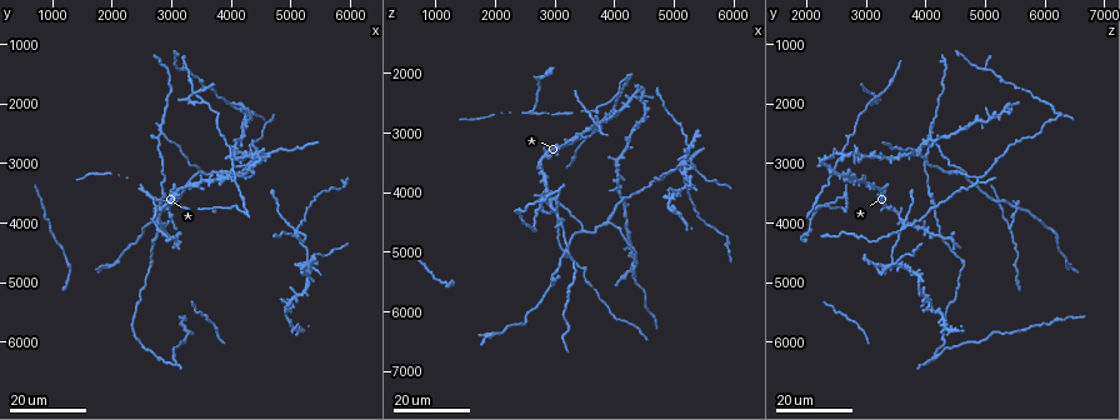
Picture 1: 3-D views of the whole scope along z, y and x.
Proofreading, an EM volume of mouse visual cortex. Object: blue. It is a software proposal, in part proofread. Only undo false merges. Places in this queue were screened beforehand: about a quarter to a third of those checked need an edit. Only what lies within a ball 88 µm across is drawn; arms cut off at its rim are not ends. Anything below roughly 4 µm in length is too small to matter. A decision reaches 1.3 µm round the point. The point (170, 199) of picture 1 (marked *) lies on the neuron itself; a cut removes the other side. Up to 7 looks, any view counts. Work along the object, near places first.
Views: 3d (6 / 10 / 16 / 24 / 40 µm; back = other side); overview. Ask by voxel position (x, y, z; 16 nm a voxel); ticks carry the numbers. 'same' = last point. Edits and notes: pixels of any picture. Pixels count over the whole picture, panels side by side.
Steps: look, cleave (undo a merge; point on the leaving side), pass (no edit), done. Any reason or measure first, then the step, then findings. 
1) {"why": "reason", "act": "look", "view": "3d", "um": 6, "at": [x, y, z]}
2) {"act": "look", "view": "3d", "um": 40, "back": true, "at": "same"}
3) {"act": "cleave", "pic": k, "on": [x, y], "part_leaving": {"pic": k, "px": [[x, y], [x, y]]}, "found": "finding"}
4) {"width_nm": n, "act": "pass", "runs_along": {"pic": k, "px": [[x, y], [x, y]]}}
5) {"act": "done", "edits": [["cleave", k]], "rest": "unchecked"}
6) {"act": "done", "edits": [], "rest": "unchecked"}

{"why": "three-way junction", "act": "look", "view": "3d", "um": 16, "at": [4000, 3200, 2400]}

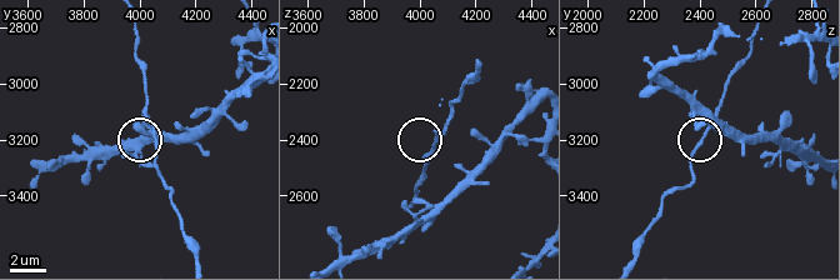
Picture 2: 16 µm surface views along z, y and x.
{"act": "look", "view": "3d", "um": 10, "at": [4050, 3170, 2420]}

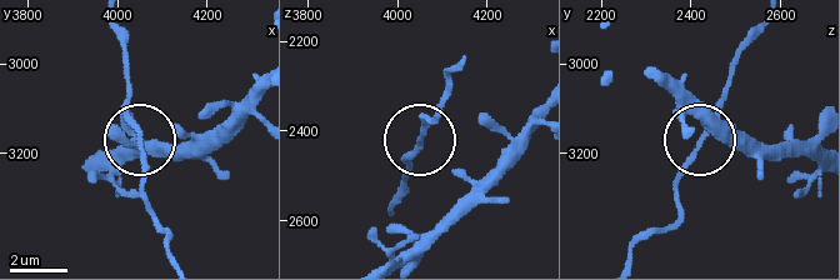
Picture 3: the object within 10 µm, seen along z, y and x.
{"width_nm": 150, "act": "pass", "runs_along": {"pic": 3, "px": [[818, 163], [705, 133], [729, 75]]}, "found": "one neuron here"}

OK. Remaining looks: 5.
{"why": "four or more arms meet", "act": "look", "view": "3d", "um": 16, "at": [2850, 2450, 4100]}

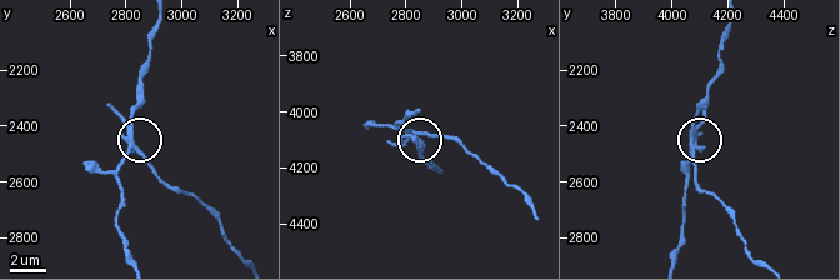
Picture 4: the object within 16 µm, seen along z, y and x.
{"act": "look", "view": "3d", "um": 6, "at": [2840, 2490, 4090]}

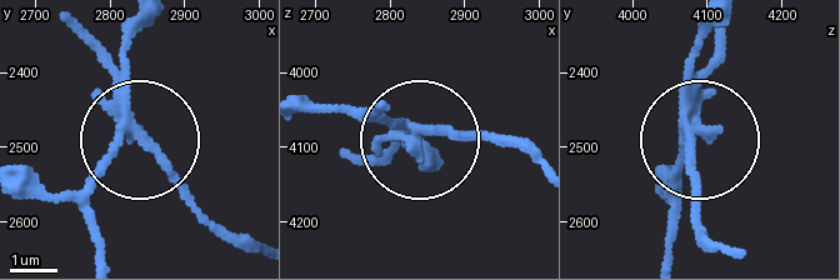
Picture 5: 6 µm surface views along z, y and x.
{"act": "cleave", "pic": 5, "on": [164, 161], "part_leaving": {"pic": 5, "px": [[119, 109], [143, 153], [250, 240]]}, "found": "a second neuron is stuck on"}

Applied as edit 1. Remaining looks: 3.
{"why": "arms part here", "act": "look", "view": "3d", "um": 16, "at": [3500, 1950, 3100]}

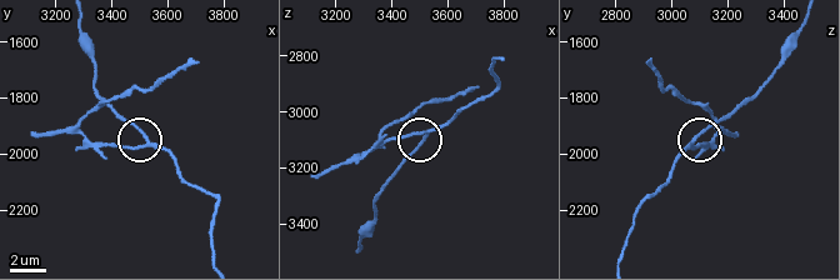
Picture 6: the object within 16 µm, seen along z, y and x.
{"act": "look", "view": "3d", "um": 10, "at": [3520, 1950, 3080]}

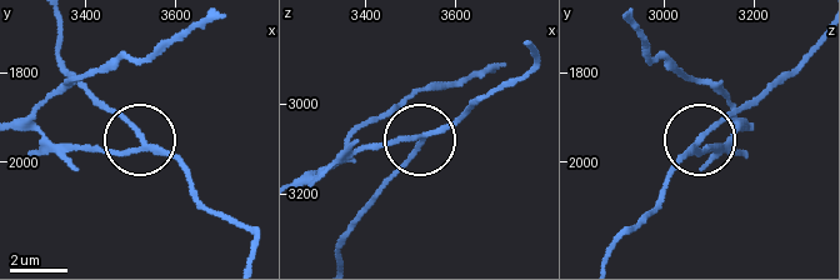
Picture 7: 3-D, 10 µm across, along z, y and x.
{"act": "cleave", "pic": 7, "on": [100, 148], "part_leaving": {"pic": 7, "px": [[143, 146], [66, 146], [38, 118], [64, 84], [209, 24]]}, "found": "two neurons meet here"}

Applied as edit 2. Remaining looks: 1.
{"act": "done", "edits": [["cleave", 5], ["cleave", 7]], "rest": "unchecked"}

